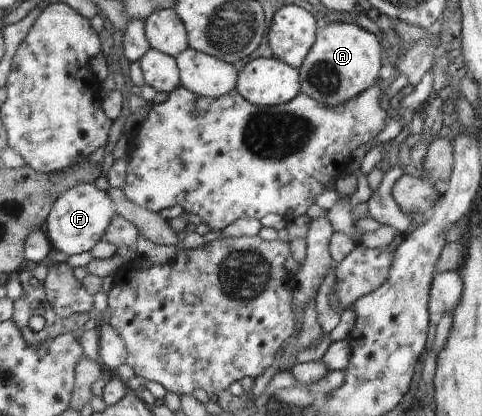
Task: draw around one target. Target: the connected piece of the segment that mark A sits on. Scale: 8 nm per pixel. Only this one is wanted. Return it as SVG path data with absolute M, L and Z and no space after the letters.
M347 22L328 23L316 31L316 40L298 69L301 92L326 108L339 108L379 79L383 48L369 30Z

